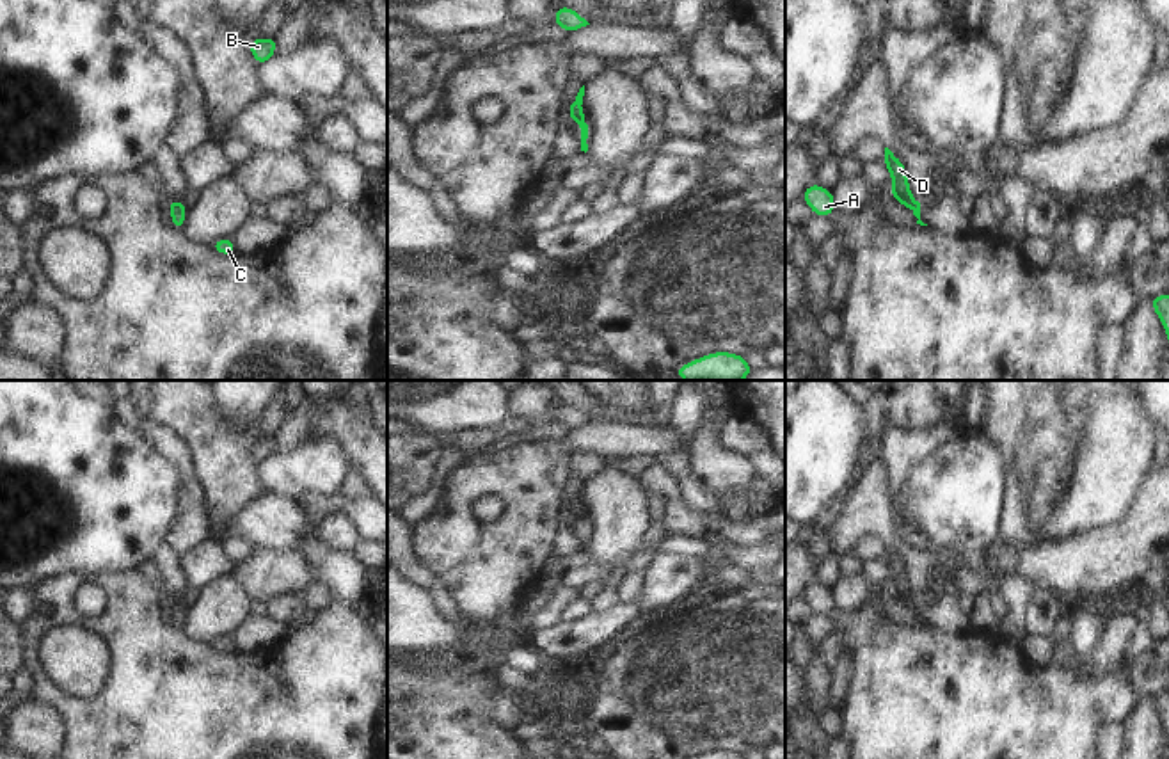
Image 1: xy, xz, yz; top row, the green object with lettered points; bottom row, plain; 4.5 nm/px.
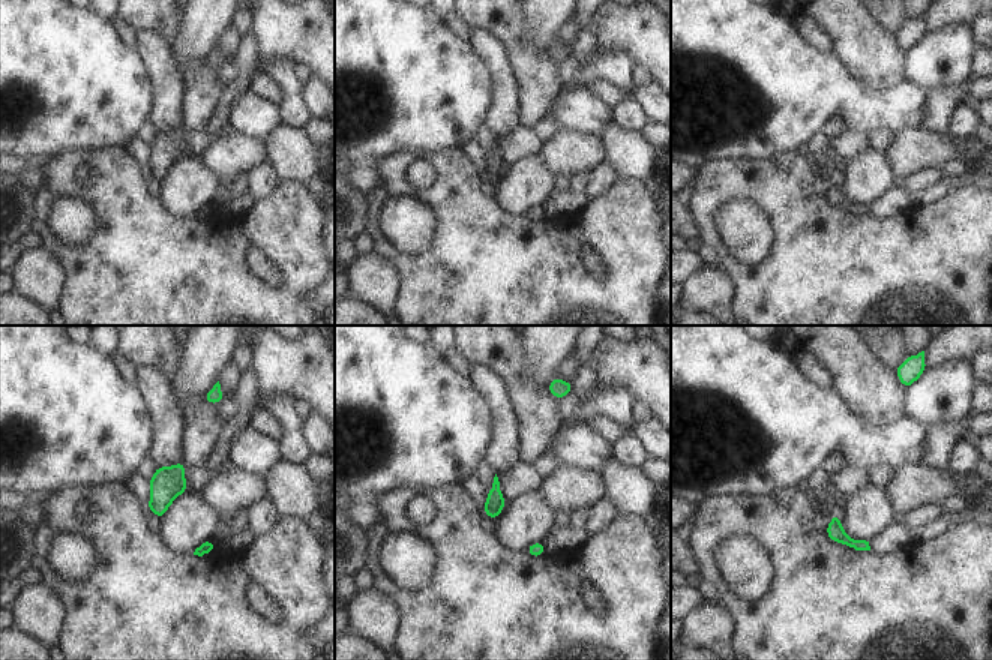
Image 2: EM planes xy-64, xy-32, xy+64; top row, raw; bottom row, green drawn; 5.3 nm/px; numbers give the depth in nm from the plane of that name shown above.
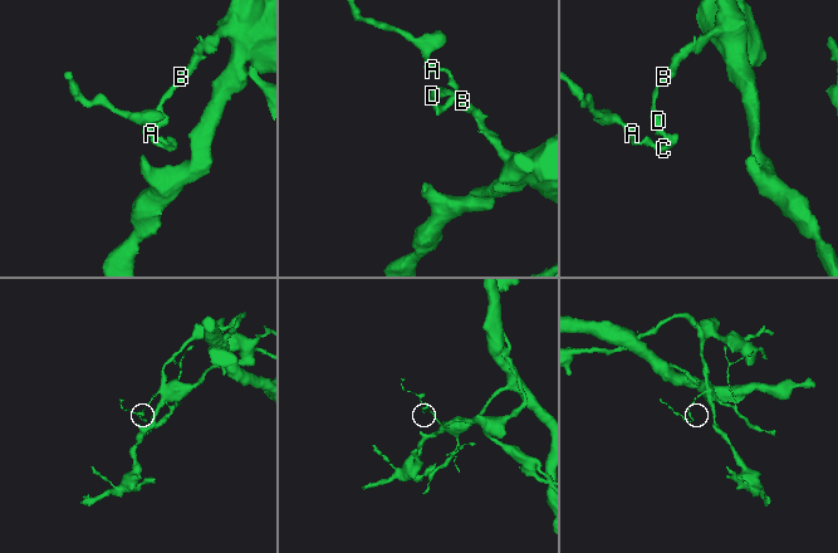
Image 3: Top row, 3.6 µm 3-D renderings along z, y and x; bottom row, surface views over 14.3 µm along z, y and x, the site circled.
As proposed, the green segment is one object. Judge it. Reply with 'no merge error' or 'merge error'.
no merge error

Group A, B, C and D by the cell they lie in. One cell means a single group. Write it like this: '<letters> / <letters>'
A B C D

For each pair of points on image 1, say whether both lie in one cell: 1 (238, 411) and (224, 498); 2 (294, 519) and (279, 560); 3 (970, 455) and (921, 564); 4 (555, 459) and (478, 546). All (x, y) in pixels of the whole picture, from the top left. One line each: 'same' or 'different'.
1: different
2: different
3: different
4: same

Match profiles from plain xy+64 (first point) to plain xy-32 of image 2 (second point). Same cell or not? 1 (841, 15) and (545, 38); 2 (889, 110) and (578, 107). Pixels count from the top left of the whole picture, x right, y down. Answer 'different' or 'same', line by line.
1: different
2: same

